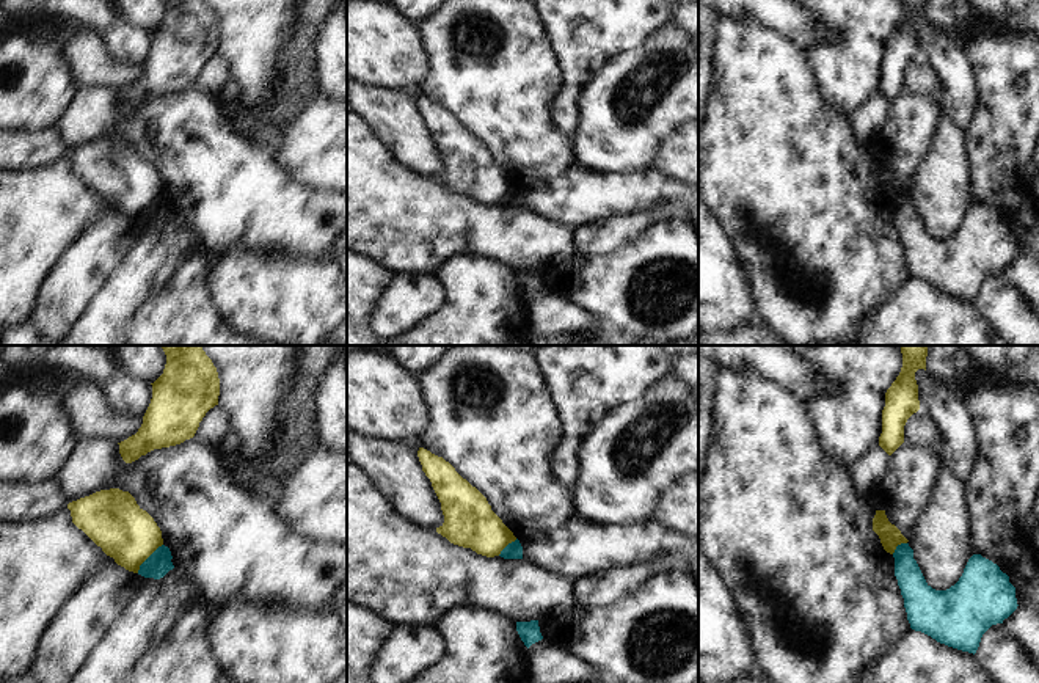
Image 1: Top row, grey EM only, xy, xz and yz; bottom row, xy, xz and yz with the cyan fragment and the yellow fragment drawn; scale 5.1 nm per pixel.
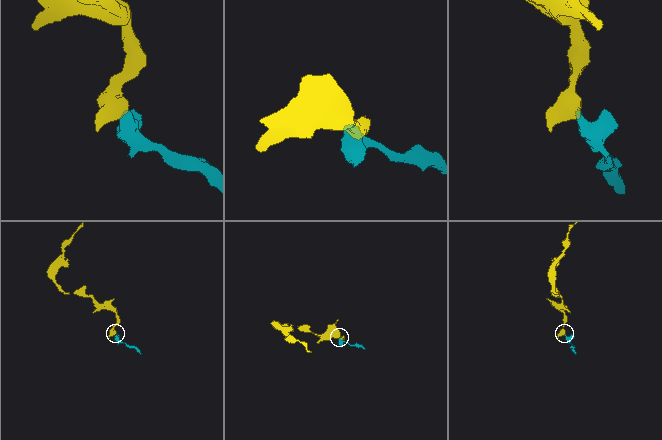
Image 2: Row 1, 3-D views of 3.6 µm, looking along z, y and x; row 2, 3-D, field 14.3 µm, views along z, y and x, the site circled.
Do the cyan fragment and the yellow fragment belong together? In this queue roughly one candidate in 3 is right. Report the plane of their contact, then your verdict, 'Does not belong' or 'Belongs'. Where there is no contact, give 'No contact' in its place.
Touches cyan in xy. Does not belong

